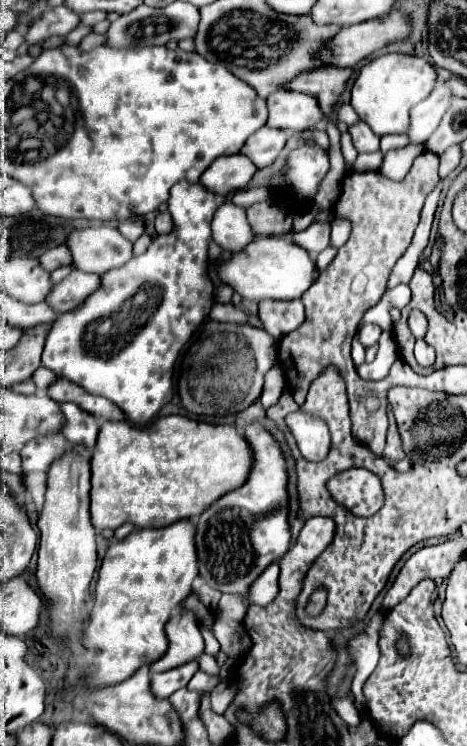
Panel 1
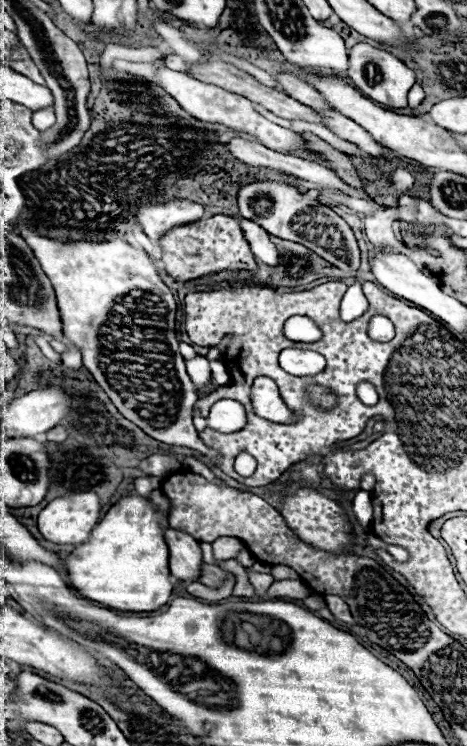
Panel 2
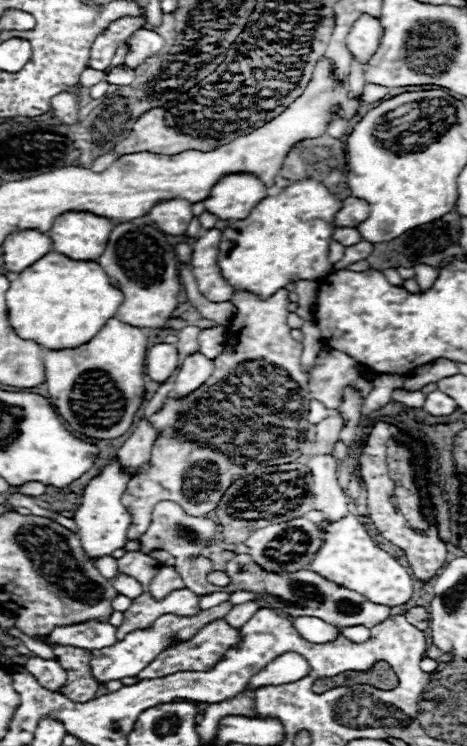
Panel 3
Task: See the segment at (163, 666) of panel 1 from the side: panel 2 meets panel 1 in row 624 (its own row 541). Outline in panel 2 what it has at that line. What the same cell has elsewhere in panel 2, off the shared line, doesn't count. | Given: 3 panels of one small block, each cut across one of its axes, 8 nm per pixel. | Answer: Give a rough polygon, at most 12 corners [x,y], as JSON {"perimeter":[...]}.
{"perimeter":[[166,526],[170,572],[196,582],[202,550],[196,538]]}

